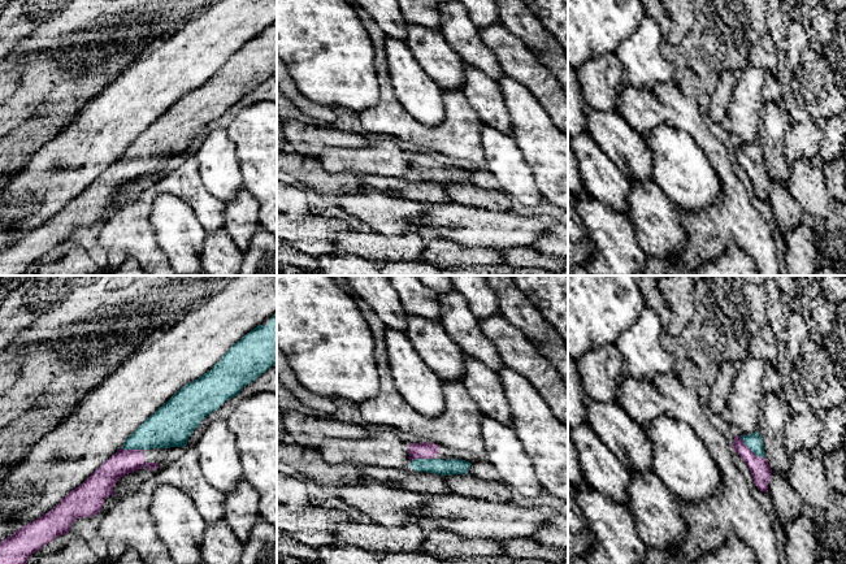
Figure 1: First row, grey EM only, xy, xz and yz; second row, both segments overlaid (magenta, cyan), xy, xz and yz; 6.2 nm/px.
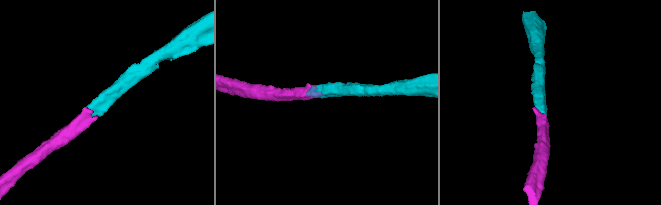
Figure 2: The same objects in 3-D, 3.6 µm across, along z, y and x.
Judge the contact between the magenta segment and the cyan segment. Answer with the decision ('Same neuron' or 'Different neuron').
Same neuron

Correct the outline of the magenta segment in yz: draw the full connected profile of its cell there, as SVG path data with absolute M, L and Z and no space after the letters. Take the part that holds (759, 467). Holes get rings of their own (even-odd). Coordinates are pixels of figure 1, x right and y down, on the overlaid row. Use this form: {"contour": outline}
{"contour": "M758 431L736 435L732 446L750 468L755 486L760 491L768 493L772 469L765 459L762 435Z"}

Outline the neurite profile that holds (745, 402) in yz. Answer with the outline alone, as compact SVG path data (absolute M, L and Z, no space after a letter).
M747 355L736 368L726 420L737 435L747 435L758 430L758 418L762 415L764 365L763 360Z

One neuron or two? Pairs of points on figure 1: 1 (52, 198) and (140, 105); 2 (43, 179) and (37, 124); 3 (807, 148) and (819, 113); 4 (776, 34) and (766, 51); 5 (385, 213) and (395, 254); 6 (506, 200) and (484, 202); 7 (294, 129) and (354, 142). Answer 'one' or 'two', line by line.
1: one
2: two
3: two
4: two
5: two
6: one
7: one

